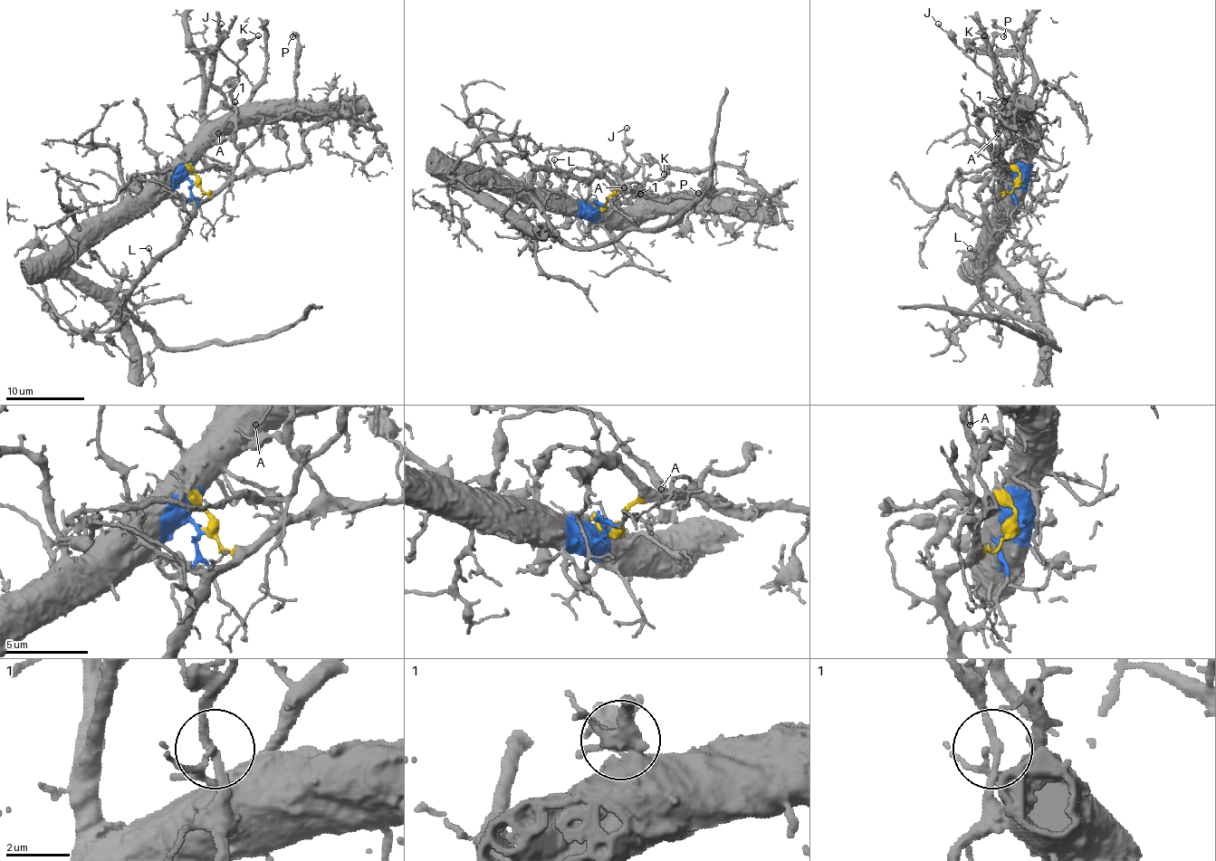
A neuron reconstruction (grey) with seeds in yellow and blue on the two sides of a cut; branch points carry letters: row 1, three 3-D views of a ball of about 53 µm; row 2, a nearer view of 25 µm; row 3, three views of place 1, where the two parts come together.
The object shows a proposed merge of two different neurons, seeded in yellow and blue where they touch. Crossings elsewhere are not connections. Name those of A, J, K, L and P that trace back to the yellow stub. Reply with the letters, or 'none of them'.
A, J, K, L

